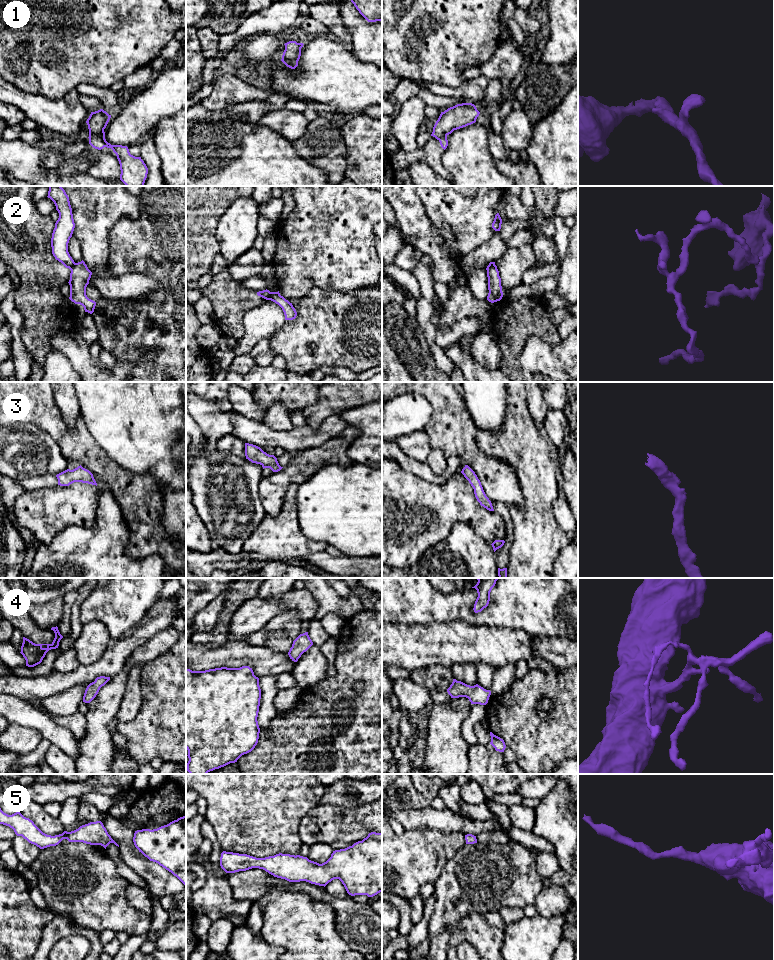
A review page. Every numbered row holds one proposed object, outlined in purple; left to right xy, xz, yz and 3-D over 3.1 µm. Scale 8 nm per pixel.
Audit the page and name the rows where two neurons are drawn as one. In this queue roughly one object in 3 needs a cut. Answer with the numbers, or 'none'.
2

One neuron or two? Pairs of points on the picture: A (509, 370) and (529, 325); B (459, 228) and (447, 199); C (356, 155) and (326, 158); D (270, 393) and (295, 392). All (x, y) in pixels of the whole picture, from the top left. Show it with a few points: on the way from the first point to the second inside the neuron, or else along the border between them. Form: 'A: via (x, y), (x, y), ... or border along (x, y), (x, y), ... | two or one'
A: via (511, 359), (511, 343), (518, 336) | one
B: via (459, 221), (451, 212), (451, 206) | one
C: border along (340, 133), (345, 147), (345, 175) | two
D: via (276, 392), (289, 392) | one

